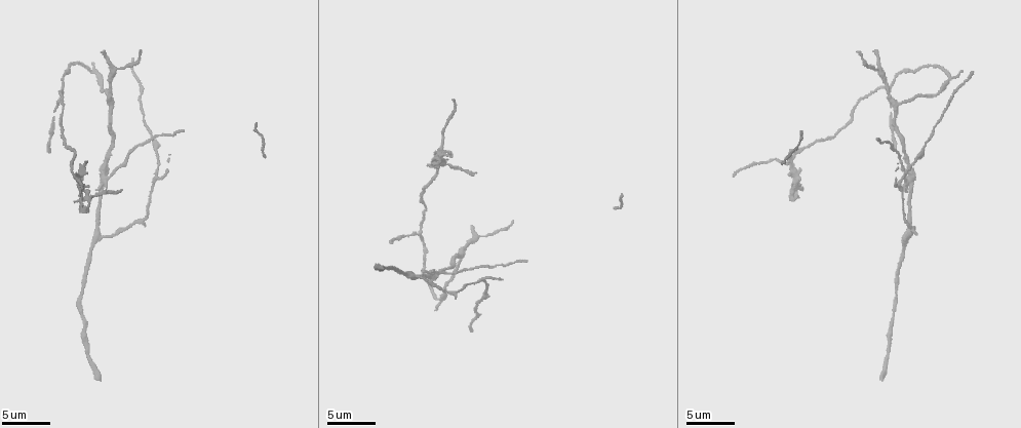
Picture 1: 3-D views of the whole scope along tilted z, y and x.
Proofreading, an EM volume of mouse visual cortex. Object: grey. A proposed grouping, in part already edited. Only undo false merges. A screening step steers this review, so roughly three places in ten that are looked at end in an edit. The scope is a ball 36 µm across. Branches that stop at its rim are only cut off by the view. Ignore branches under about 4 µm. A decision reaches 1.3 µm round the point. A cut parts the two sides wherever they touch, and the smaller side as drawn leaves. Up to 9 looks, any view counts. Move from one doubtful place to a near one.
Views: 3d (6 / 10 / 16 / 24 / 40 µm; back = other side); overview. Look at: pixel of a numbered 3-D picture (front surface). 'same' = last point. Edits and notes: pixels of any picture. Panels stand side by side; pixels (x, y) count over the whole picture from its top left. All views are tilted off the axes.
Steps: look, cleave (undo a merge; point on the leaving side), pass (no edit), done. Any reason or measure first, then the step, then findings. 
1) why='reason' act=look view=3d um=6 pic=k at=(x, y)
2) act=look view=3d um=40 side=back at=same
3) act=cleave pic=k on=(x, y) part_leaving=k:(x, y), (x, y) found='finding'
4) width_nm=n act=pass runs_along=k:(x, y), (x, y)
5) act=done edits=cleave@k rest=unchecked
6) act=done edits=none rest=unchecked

why='four arms meet' act=look view=3d um=10 pic=1 at=(441, 147)

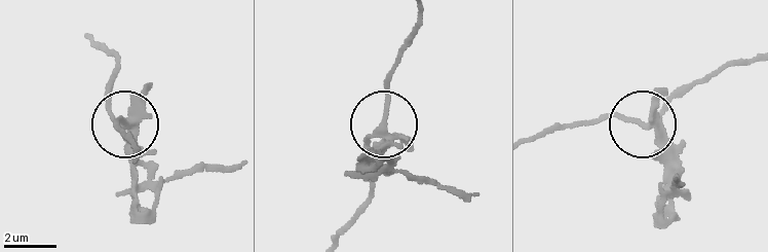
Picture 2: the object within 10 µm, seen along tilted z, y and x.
side_arm_um=6 act=cleave pic=2 on=(125, 155) part_leaving=2:(656, 123), (676, 189), (675, 179) found='two neurons meet here'

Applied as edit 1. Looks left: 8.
why='branch point' act=look view=3d um=6 pic=1 at=(462, 255)

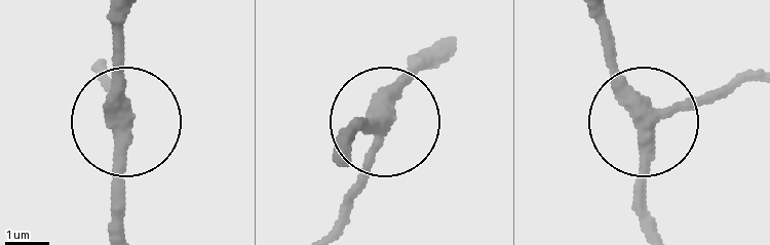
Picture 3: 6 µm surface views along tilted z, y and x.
act=look view=3d um=6 side=back pic=3 at=(382, 124)

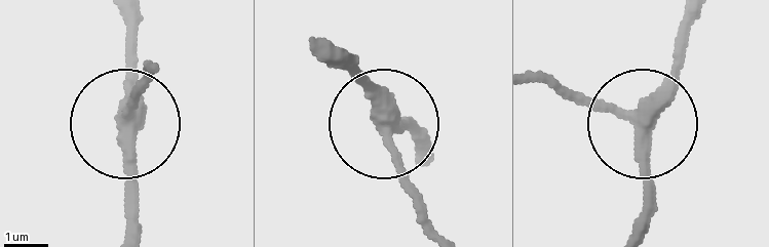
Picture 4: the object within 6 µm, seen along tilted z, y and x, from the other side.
side_arm_um=9 act=pass runs_along=4:(411, 129), (376, 119), (353, 59) found='all the same neuron'

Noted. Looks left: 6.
why='three arms meet' act=look view=3d um=10 pic=1 at=(413, 274)

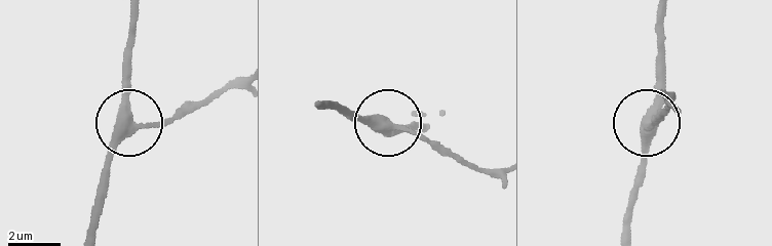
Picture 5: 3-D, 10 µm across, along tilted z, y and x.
arms=3 act=pass runs_along=5:(136, 11), (127, 57), (128, 131), (99, 181) found='continuous, no second neuron'

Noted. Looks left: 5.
why='two arms in line, one across' act=look view=3d um=10 pic=1 at=(436, 272)

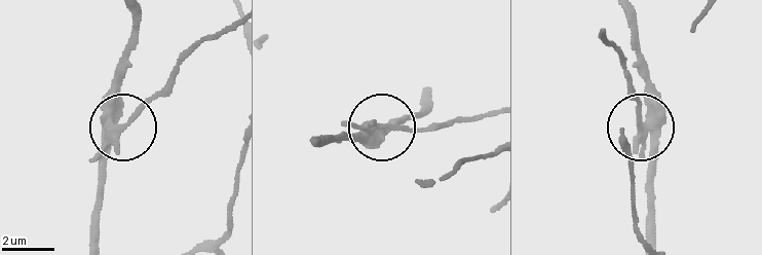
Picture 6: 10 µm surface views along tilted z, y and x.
act=cleave pic=6 on=(88, 160) part_leaving=6:(111, 129), (127, 122), (197, 45), (234, 28) found='two neurons meet here'

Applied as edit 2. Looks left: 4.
act=done edits=cleave@2,cleave@6 rest=unchecked

